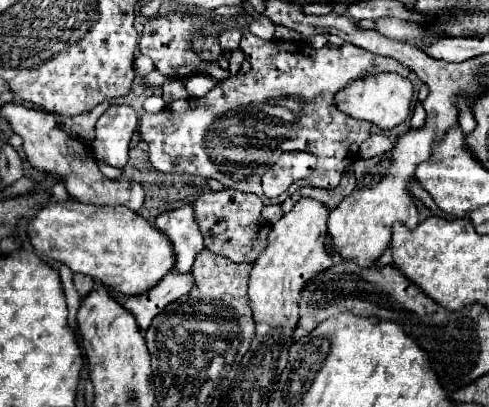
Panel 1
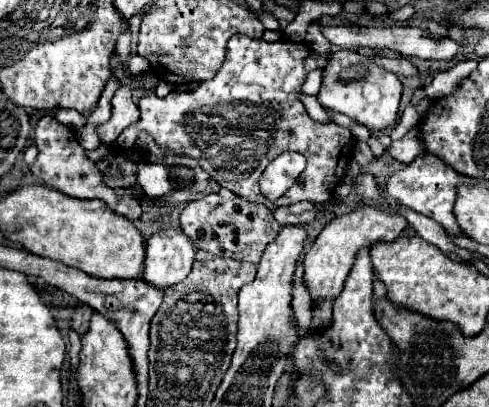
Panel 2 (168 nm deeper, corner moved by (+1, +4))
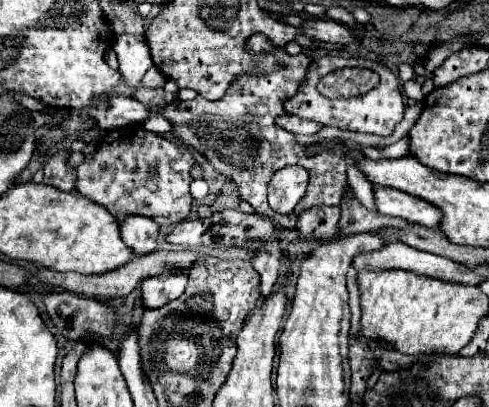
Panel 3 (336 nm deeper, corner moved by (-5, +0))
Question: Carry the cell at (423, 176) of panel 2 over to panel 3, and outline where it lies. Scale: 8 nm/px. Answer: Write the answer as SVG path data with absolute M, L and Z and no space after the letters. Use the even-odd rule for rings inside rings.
M374 188L376 210L384 216L398 216L408 222L416 222L422 226L438 226L440 214L428 202L422 202L410 194L402 194L400 190L390 188Z

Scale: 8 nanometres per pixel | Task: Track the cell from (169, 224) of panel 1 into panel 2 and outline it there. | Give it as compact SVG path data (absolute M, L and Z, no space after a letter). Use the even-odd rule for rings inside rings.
M164 226L146 240L146 262L142 278L156 288L182 282L194 264L196 246L180 228Z

